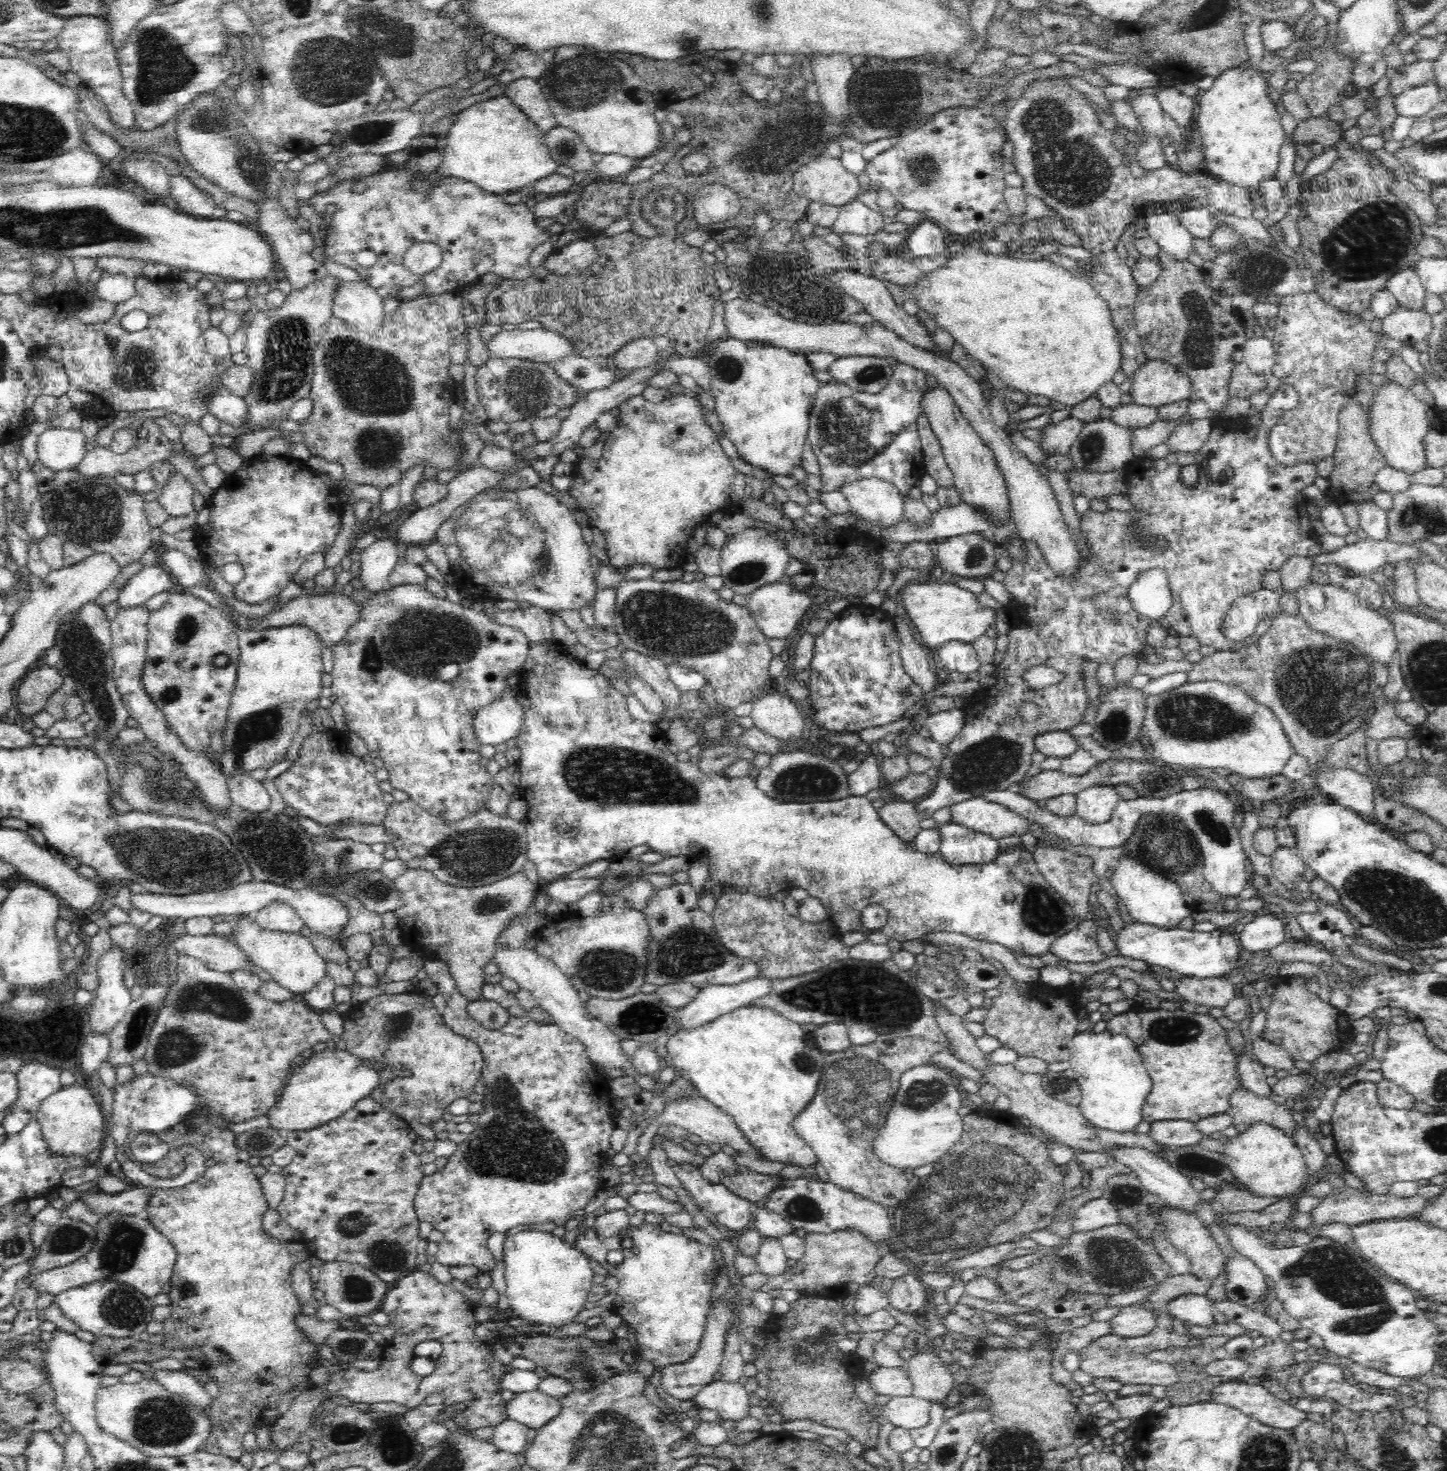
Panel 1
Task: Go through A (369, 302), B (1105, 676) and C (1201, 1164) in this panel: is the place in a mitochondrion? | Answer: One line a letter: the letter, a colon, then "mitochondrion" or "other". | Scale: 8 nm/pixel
A: other
B: other
C: mitochondrion

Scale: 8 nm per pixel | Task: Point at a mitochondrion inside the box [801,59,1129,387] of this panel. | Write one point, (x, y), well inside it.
(1067, 166)

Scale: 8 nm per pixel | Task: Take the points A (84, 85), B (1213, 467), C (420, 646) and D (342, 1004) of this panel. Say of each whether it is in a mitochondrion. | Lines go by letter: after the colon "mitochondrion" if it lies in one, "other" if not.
A: other
B: mitochondrion
C: mitochondrion
D: other

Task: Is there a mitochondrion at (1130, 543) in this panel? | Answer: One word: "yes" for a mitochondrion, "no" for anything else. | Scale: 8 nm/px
yes

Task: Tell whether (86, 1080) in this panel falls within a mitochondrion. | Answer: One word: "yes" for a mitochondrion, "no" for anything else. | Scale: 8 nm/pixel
no

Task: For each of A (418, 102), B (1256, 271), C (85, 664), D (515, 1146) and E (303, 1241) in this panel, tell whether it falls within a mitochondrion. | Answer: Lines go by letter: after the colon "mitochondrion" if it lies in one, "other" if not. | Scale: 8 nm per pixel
A: other
B: mitochondrion
C: mitochondrion
D: mitochondrion
E: other

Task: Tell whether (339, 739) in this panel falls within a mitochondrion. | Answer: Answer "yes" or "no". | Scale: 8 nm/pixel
no

